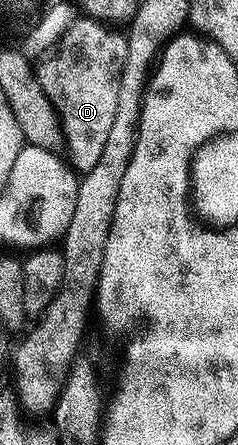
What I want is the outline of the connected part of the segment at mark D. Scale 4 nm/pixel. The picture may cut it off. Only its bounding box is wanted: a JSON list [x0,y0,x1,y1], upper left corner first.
[35,18,128,174]

